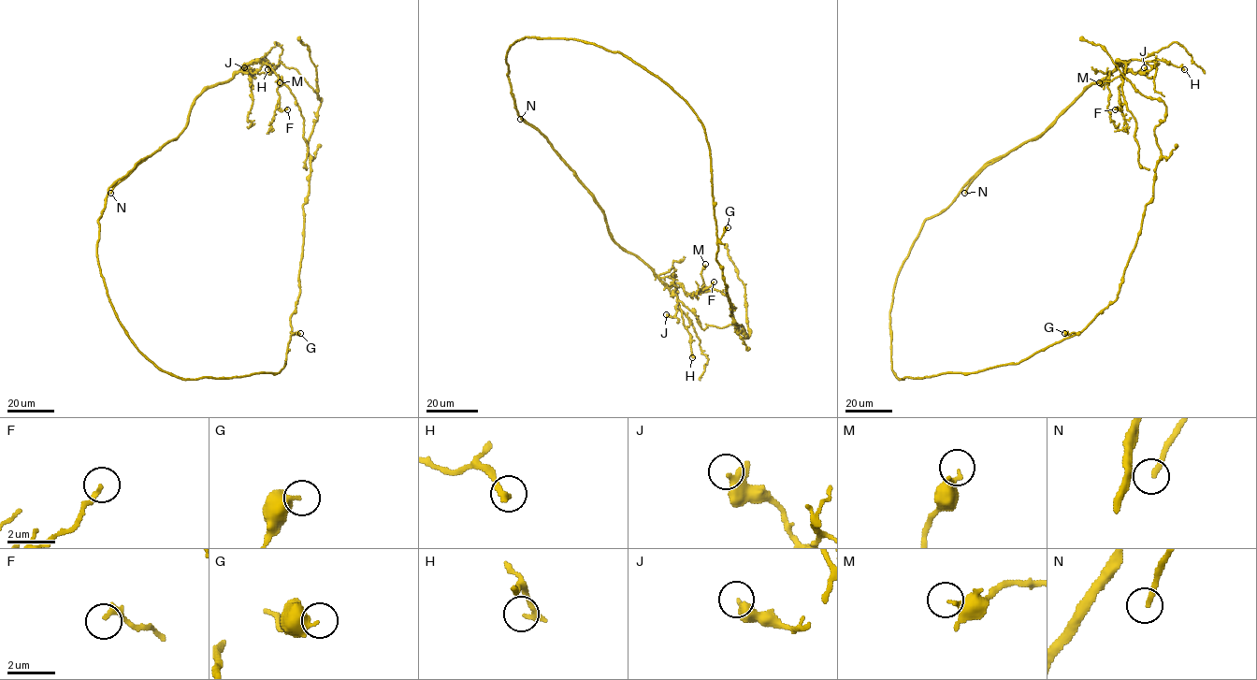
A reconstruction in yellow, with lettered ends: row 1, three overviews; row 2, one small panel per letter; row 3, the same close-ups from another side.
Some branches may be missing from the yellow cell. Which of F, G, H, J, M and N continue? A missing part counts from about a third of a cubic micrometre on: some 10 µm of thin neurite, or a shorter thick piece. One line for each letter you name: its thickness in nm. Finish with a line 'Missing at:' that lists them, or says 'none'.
N: calibre 200 nm
Missing at: N

